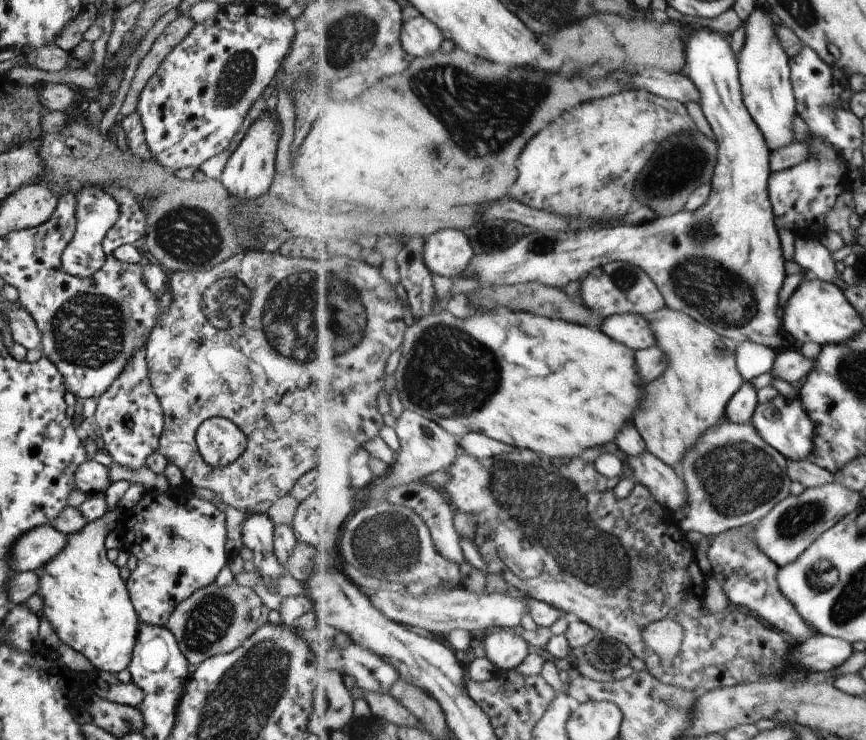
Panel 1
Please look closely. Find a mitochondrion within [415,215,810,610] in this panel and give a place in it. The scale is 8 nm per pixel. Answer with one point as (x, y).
(565, 528)

